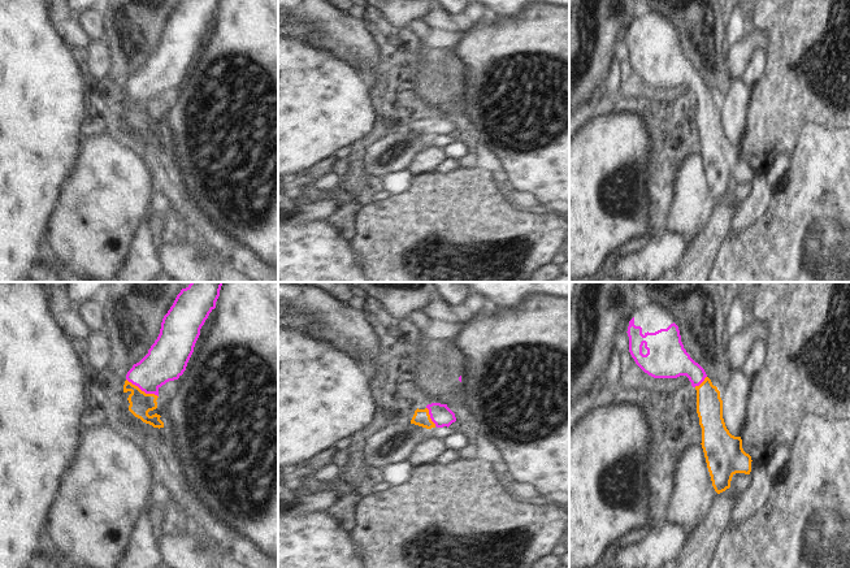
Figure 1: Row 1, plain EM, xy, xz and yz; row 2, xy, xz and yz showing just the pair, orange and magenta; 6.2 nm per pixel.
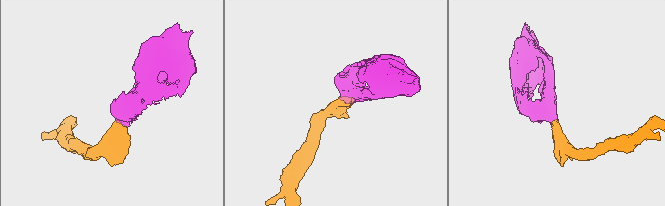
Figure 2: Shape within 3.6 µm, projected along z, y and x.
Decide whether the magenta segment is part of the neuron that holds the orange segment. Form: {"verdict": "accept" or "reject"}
{"verdict": "accept"}

